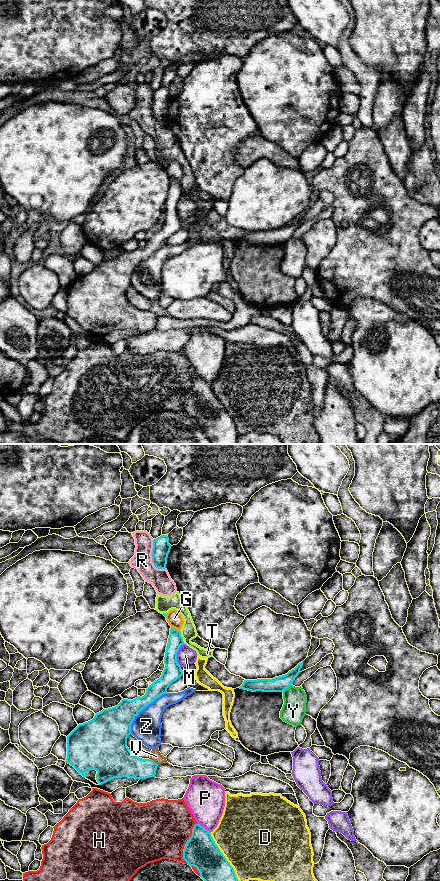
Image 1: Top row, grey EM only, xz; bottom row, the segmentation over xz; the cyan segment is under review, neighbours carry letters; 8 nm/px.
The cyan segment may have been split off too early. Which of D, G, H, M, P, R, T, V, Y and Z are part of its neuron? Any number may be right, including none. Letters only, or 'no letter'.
no letter

